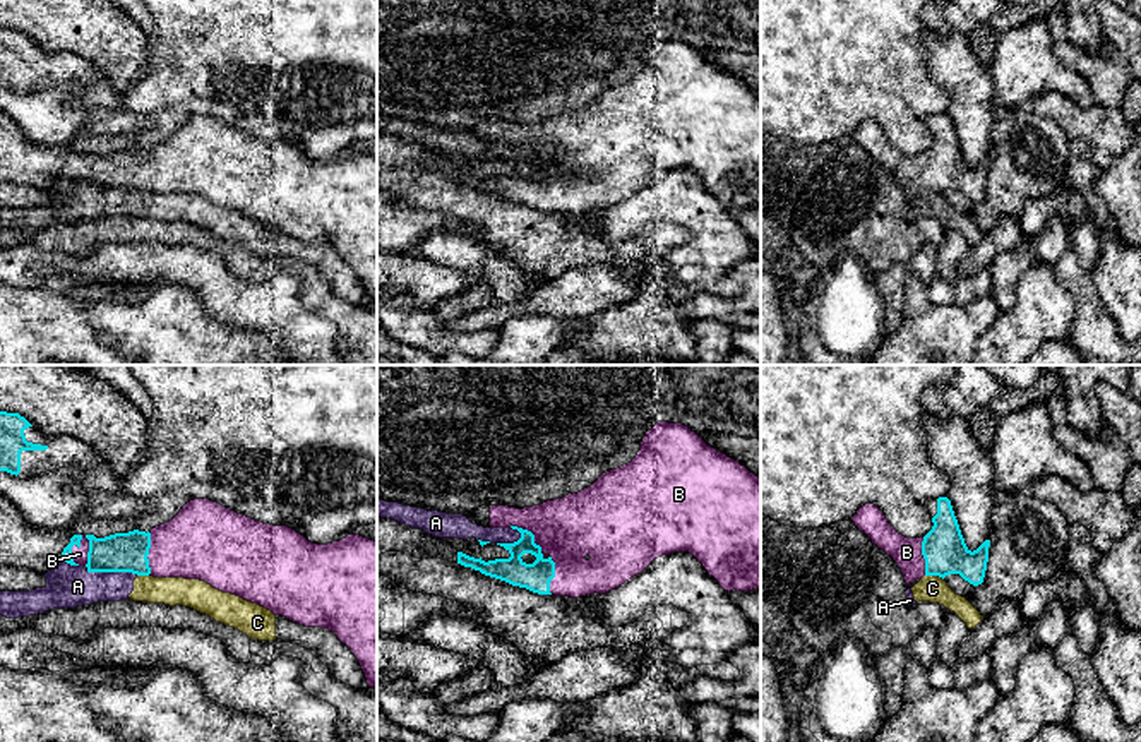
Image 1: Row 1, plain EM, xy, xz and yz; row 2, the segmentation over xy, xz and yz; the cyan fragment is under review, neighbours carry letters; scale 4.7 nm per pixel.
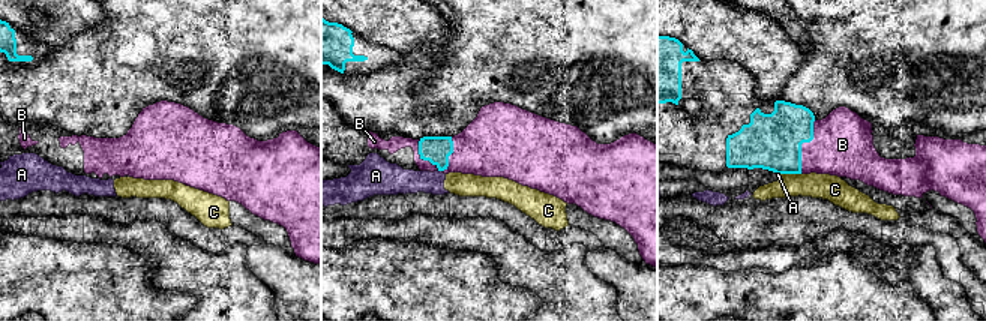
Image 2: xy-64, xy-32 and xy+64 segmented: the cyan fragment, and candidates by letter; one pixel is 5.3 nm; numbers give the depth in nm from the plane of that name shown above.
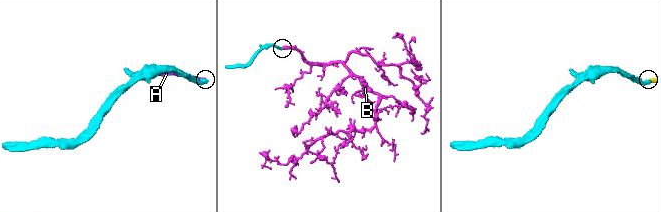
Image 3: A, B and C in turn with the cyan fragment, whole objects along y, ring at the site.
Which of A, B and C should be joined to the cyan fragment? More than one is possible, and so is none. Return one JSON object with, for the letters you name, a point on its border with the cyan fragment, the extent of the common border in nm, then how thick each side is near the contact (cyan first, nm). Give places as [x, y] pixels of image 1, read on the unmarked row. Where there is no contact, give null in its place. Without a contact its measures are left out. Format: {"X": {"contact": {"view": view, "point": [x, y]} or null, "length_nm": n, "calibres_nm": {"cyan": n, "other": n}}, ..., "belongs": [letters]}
{"B": {"contact": {"view": "xy", "point": [71, 165]}, "length_nm": 150, "calibres_nm": {"cyan": 50, "other": 60}}, "belongs": ["B"]}

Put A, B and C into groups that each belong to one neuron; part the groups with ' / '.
A C / B

